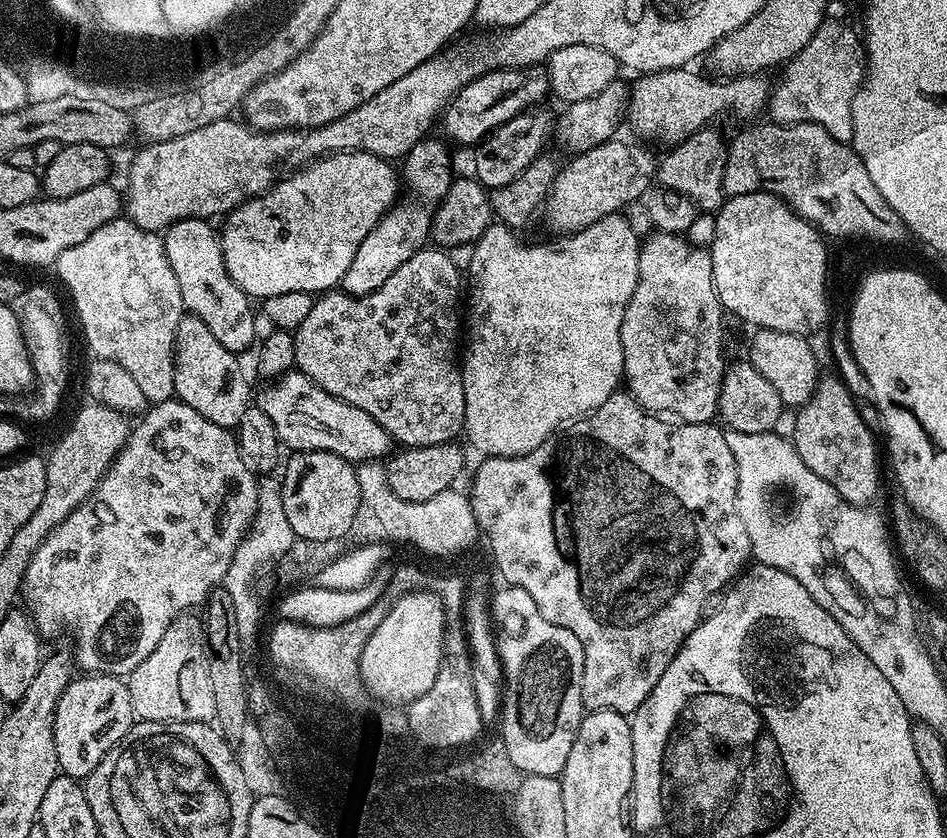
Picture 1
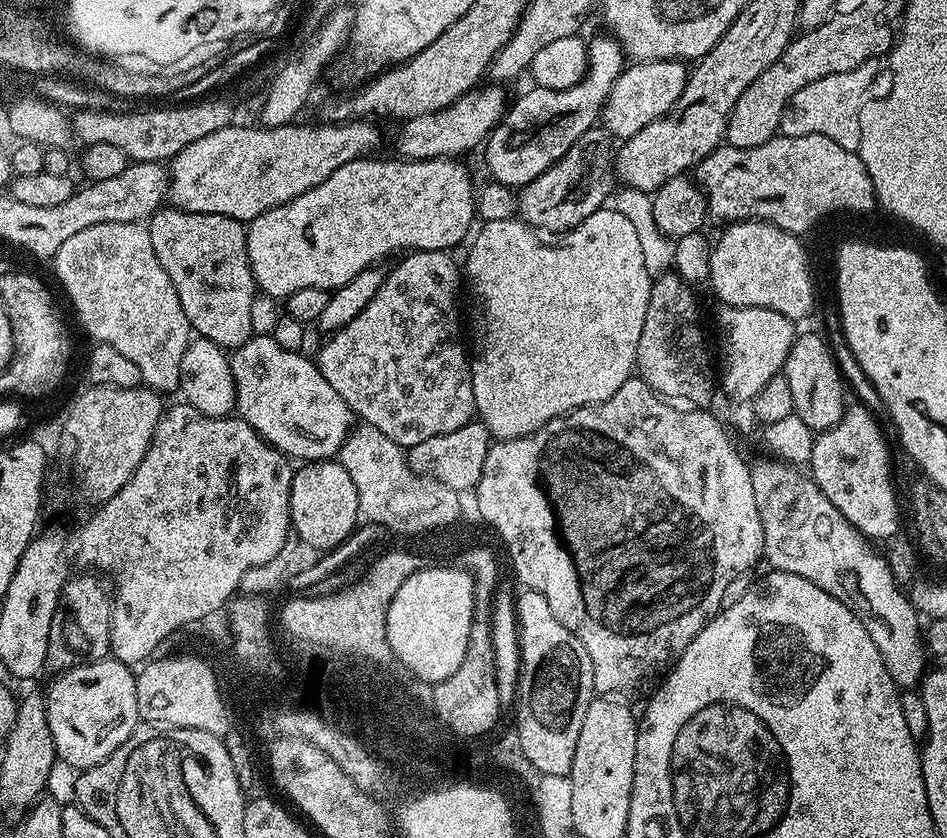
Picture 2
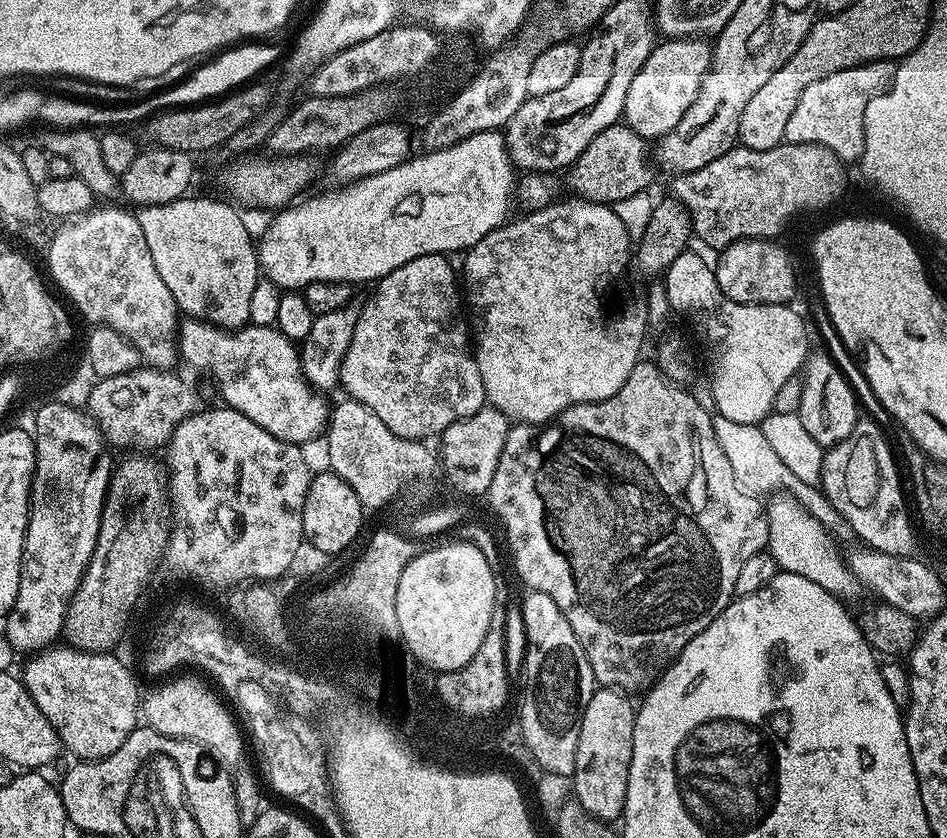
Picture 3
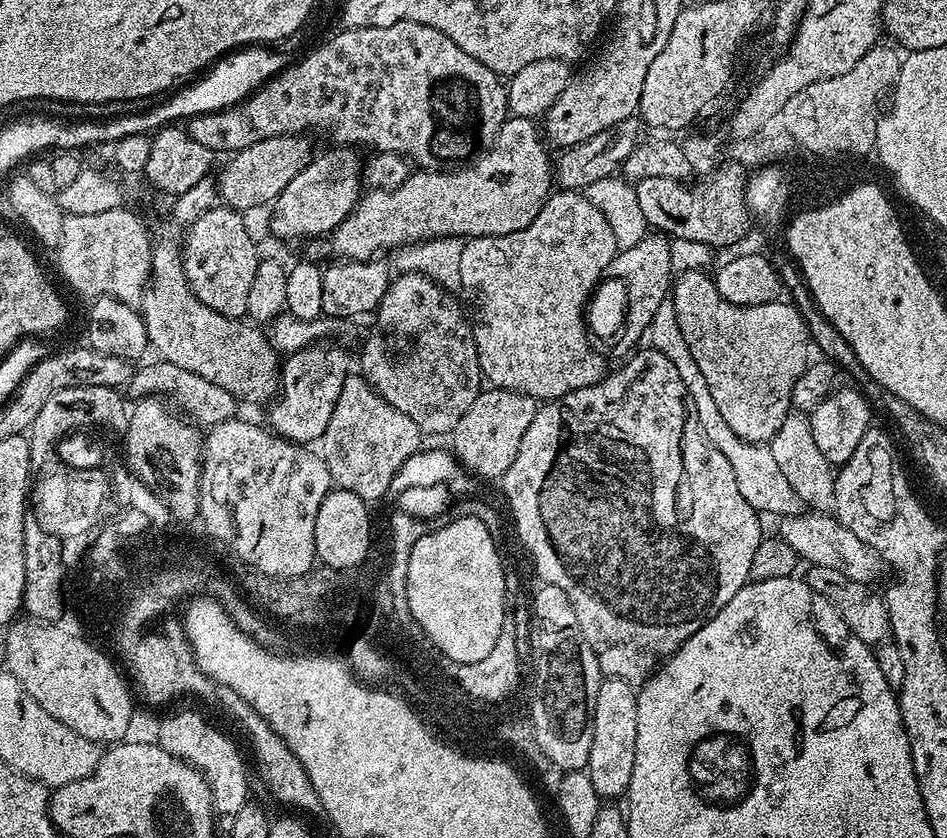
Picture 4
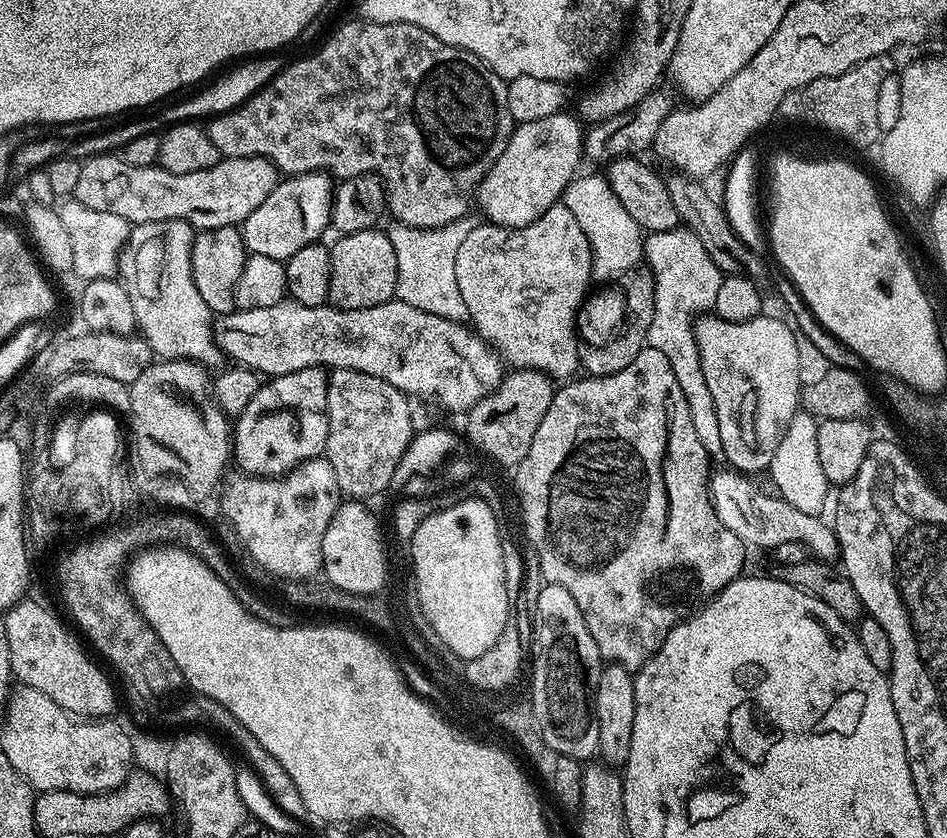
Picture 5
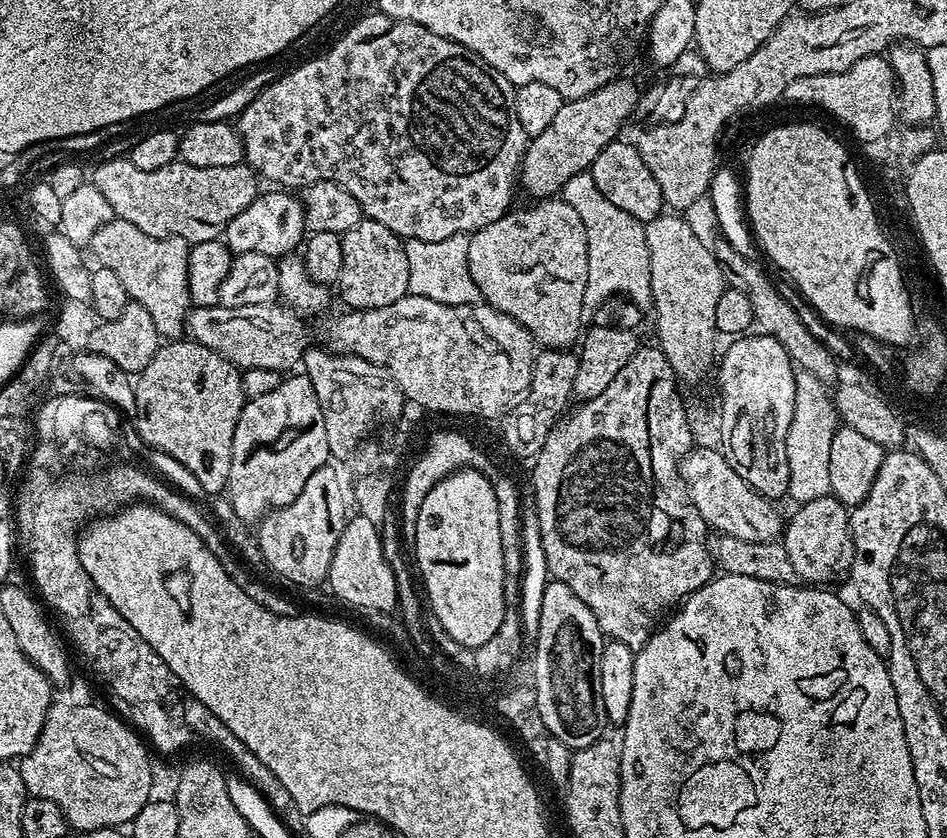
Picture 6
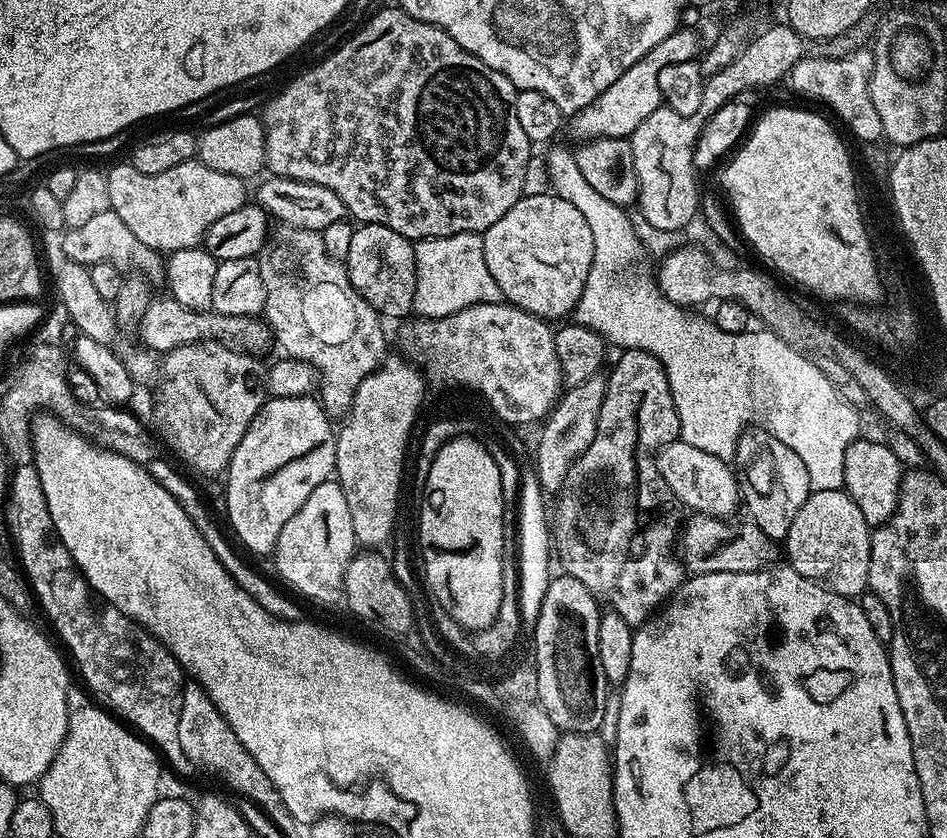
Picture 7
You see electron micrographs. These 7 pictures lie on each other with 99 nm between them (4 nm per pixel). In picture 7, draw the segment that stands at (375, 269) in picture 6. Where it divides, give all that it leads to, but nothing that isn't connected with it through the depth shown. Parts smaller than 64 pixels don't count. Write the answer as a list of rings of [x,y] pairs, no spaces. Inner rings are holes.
[[[360,224],[352,229],[346,267],[354,290],[358,290],[358,294],[362,294],[362,298],[366,298],[366,302],[370,302],[381,317],[404,316],[412,312],[416,285],[416,249],[413,241],[386,226]]]

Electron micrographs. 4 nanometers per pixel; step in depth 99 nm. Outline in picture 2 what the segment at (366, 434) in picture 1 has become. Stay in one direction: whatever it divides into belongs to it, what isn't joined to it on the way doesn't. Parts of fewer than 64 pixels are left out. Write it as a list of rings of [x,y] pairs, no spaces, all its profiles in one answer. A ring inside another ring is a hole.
[[[253,335],[242,347],[231,353],[232,373],[236,383],[236,412],[239,419],[245,420],[267,444],[271,444],[285,457],[296,459],[296,462],[309,460],[327,460],[339,453],[346,442],[349,432],[354,427],[354,413],[348,409],[346,402],[338,398],[338,390],[322,378],[320,367],[315,359],[304,357],[303,351],[291,352],[282,350],[272,335]]]

